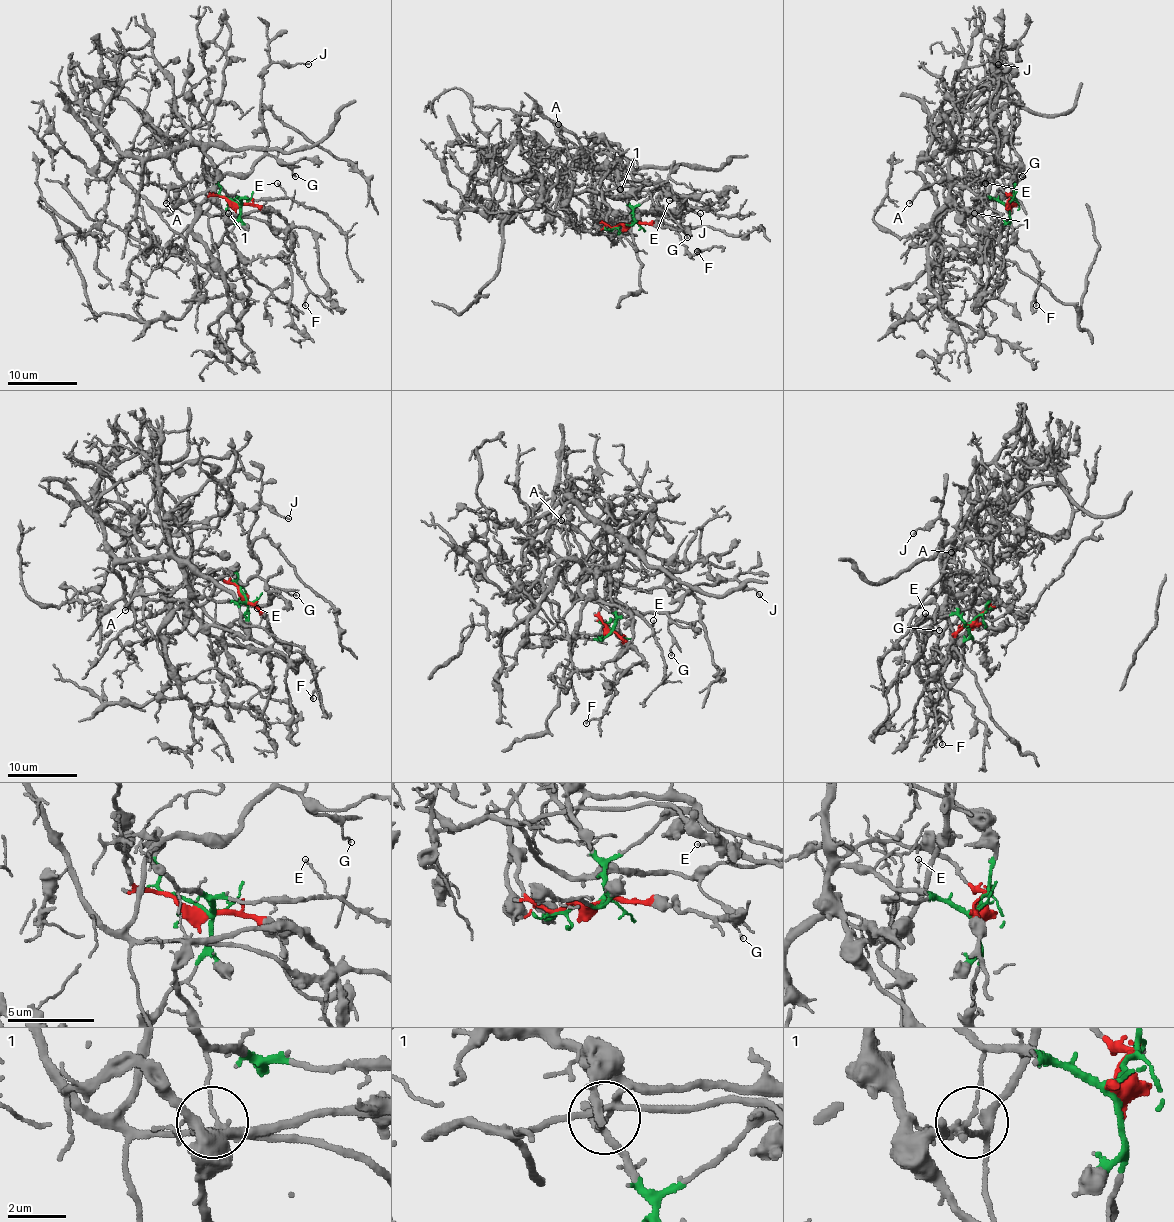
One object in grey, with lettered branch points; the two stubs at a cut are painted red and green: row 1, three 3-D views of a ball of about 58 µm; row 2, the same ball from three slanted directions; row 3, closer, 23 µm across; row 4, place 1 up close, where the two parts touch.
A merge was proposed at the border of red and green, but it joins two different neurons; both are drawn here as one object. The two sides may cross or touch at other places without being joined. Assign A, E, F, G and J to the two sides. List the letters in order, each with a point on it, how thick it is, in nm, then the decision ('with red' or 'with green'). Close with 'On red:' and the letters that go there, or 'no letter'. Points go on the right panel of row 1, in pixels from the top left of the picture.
A: (909, 203) | 140 nm | with red
E: (985, 183) | 90 nm | with green
F: (1036, 305) | 120 nm | with red
G: (1022, 176) | 110 nm | with green
J: (998, 64) | 120 nm | with green
On red: A, F

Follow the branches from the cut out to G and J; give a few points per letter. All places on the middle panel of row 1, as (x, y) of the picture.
G: (626, 224), (633, 221), (633, 207), (619, 191), (620, 188), (600, 193), (619, 214), (667, 212), (688, 238)
J: (626, 224), (633, 207), (620, 188), (600, 193), (619, 214), (660, 212), (652, 205), (664, 214), (700, 214)

